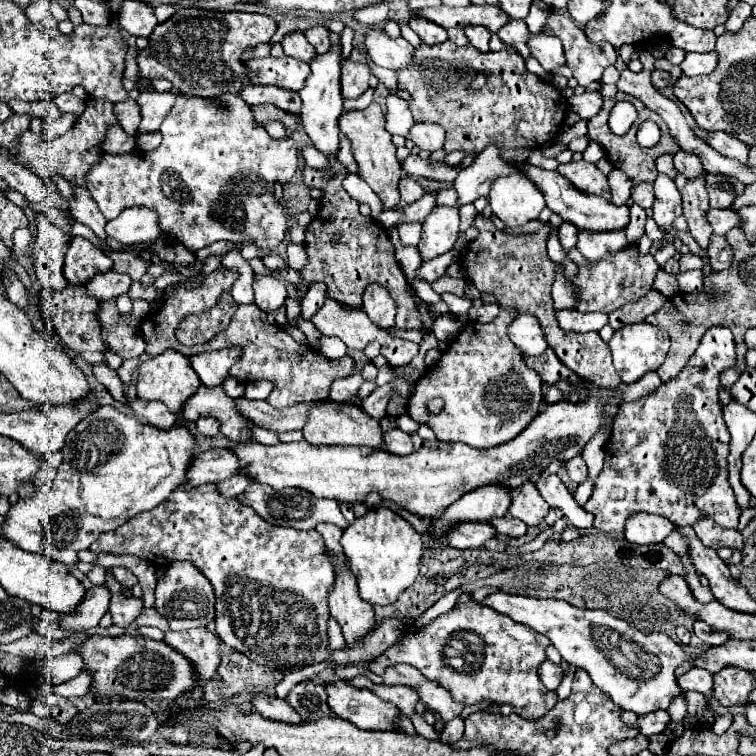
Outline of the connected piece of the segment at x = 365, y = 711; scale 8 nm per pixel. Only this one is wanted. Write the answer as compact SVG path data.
M332 681L326 685L328 707L336 717L352 721L360 729L392 731L394 719L400 715L396 705L382 701L370 689L358 689L348 681Z

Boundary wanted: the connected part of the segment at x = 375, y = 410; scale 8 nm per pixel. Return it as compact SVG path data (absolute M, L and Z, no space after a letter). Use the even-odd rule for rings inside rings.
M390 385L376 387L376 389L362 401L364 413L368 413L368 415L374 417L374 419L382 419L384 413L386 413L386 405L388 405L392 393L394 393L394 391L392 391Z

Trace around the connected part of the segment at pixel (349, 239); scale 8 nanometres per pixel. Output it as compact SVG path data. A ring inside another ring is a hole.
M328 155L328 169L312 169L308 165L304 165L302 169L304 173L304 183L308 187L316 187L322 191L322 199L320 199L320 211L316 215L316 219L306 227L306 239L304 239L304 247L306 247L306 255L308 255L308 263L300 269L300 277L302 277L302 283L296 285L298 289L298 295L304 297L308 287L312 283L326 283L326 295L334 301L338 301L340 305L348 307L348 309L358 309L362 307L362 293L364 289L370 285L370 283L378 283L382 285L390 297L396 301L396 327L402 327L402 329L422 329L426 331L430 325L432 325L432 315L426 311L426 303L420 301L420 297L416 297L416 293L412 291L412 287L408 285L398 261L394 259L394 245L386 233L384 227L380 227L372 217L364 217L360 215L358 211L358 201L352 199L344 187L342 187L342 181L344 177L348 175L348 169L338 161L336 155ZM334 233L342 233L342 239L340 243L330 243L330 237Z

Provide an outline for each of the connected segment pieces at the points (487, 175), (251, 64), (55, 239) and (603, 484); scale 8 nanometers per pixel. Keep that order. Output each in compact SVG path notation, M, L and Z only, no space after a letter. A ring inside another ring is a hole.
M490 145L476 157L476 161L470 167L458 173L454 181L454 189L458 193L458 207L474 203L478 197L486 197L488 187L492 185L492 181L496 181L496 177L514 171L516 169L500 157L500 149L496 145Z
M262 57L244 61L252 85L276 85L290 91L300 91L310 75L310 65L292 57Z
M36 213L36 227L38 235L34 239L34 249L30 251L36 279L44 289L60 291L68 285L62 275L62 265L70 245L70 237L44 213Z
M712 327L708 333L704 333L696 353L690 357L686 367L680 371L680 375L668 383L662 383L656 393L642 397L640 401L622 403L616 423L612 427L612 435L608 443L604 445L604 467L594 481L594 491L590 499L586 501L584 509L594 515L594 529L602 533L614 533L624 531L626 519L636 511L646 511L654 515L662 515L670 519L674 525L694 525L700 517L712 517L718 525L724 527L738 527L738 517L742 513L740 505L736 503L734 491L728 483L728 443L730 433L724 425L722 413L720 413L720 399L718 399L718 387L720 387L720 373L734 365L736 361L736 345L732 341L732 331L724 327ZM670 479L690 479L690 485L684 489L678 483L672 483ZM708 479L712 479L710 487L706 487Z

